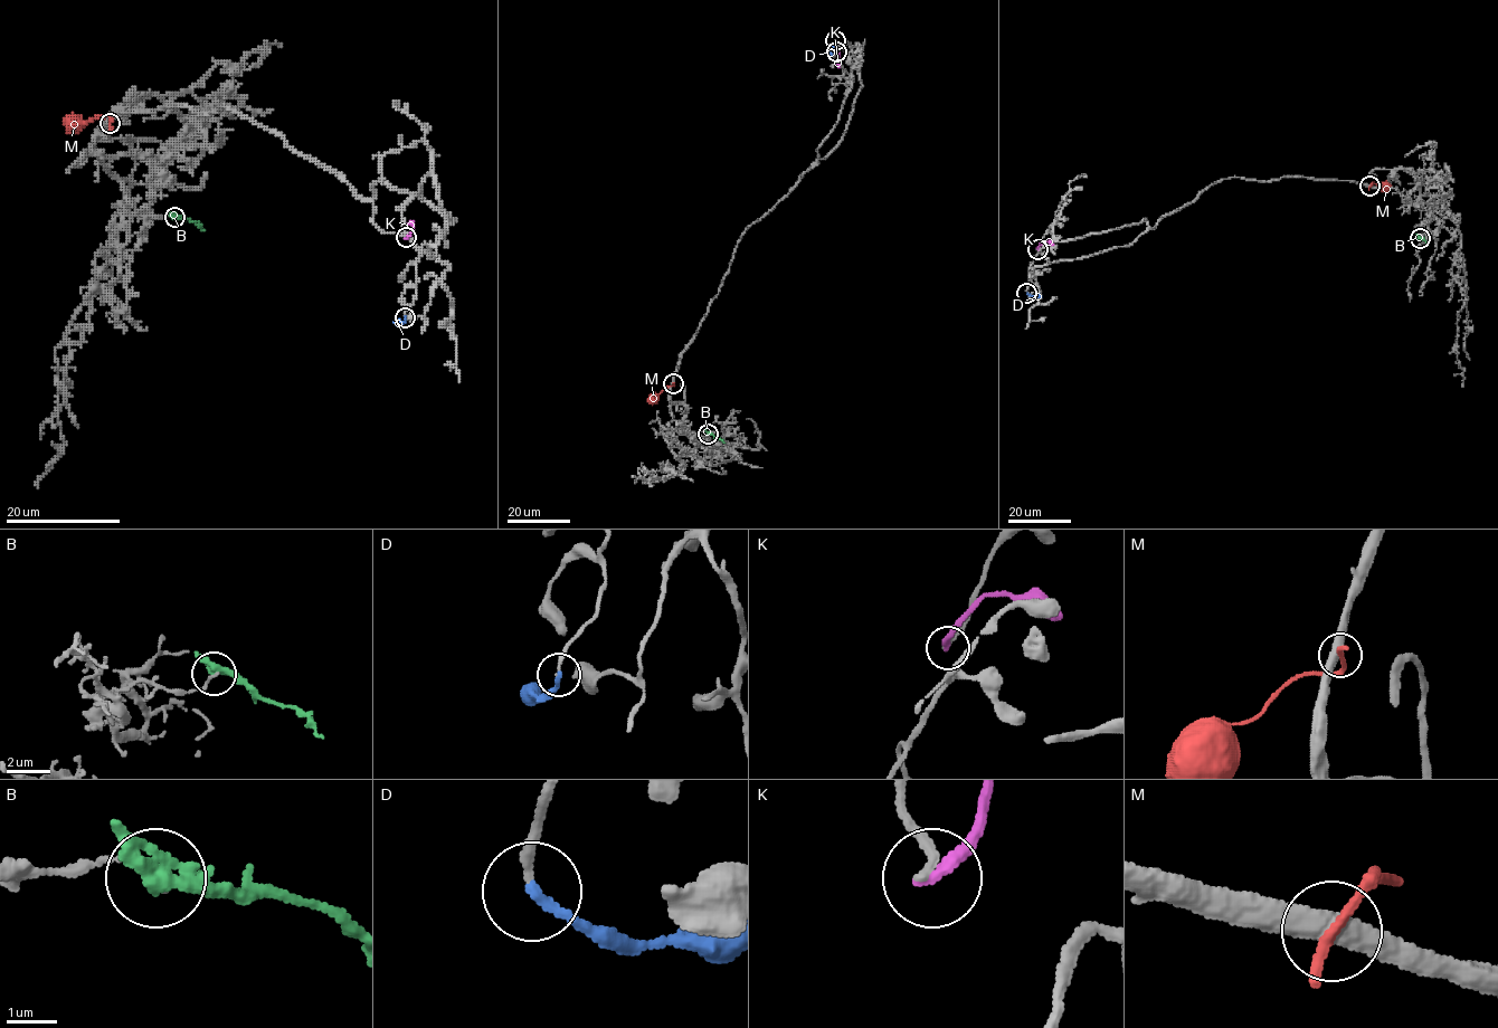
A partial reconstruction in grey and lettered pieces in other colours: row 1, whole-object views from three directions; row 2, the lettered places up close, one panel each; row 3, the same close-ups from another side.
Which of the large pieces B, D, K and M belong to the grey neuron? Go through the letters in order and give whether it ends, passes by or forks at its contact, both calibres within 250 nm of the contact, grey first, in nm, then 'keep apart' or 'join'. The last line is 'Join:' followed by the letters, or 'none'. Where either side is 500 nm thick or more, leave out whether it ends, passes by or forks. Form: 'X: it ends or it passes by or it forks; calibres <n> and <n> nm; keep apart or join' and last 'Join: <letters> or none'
B: it passes by; calibres 130 and 360 nm; keep apart
D: it ends; calibres 190 and 200 nm; join
K: it ends; calibres 240 and 280 nm; keep apart
M: it ends; calibres 480 and 280 nm; keep apart
Join: D

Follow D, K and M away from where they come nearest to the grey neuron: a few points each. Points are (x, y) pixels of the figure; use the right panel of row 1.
D: (1026, 293), (1041, 295)
K: (1037, 249), (1044, 241), (1054, 245)
M: (1369, 187), (1372, 182), (1389, 186)

